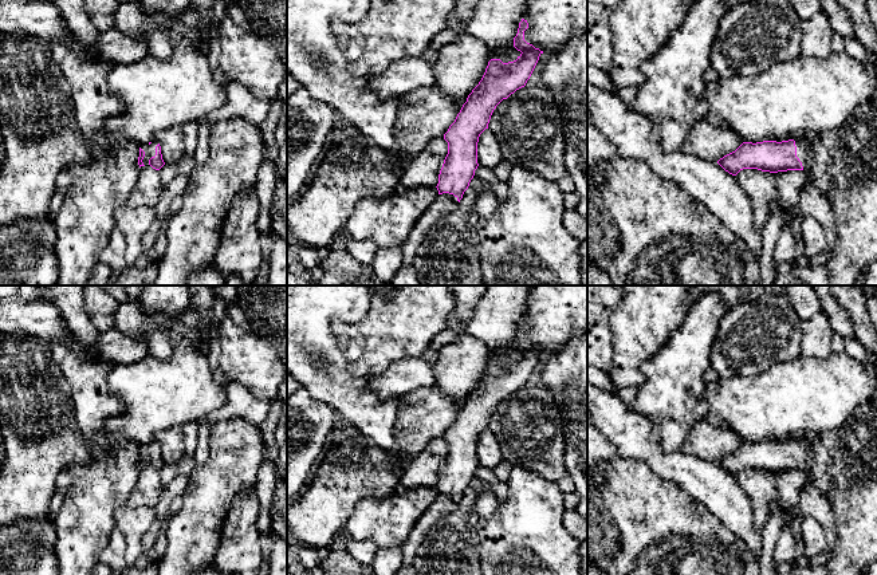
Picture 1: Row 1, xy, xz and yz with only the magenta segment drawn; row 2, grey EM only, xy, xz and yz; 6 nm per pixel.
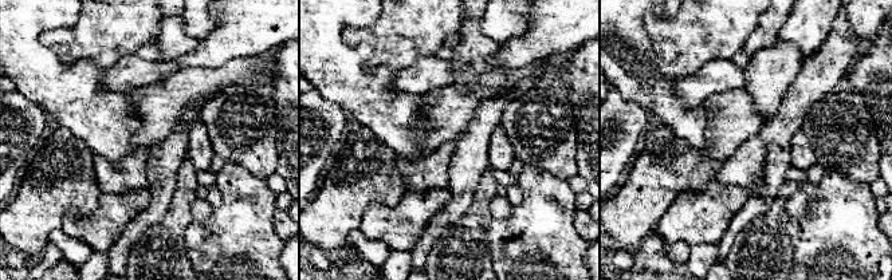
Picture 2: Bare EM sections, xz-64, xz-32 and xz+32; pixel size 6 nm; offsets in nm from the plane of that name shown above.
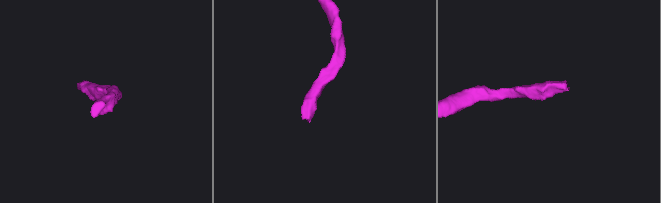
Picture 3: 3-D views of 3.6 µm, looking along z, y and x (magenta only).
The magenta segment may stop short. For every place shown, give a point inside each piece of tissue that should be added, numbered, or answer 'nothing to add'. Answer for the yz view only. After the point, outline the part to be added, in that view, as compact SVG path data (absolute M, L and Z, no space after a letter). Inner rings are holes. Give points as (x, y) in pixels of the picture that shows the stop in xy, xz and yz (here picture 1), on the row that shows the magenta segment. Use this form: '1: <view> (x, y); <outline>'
1: yz (803, 148); M795 141L795 146L797 146L797 157L802 162L803 170L806 170L811 164L810 158L811 145L806 141Z

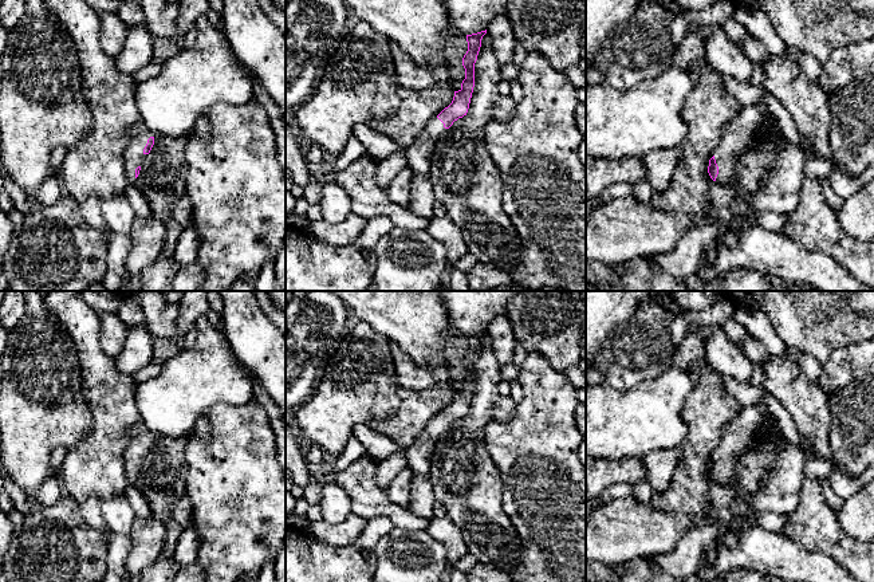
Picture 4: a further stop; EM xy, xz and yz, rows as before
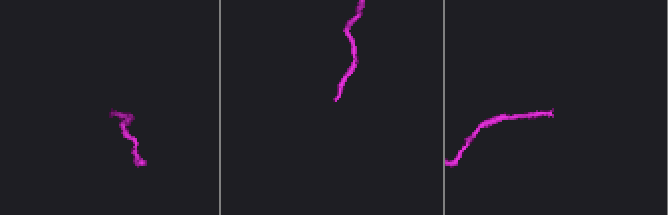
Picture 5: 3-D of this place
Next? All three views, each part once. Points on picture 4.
1: yz (744, 130); M755 103L740 107L737 115L724 126L714 153L719 166L716 182L724 185L737 173L740 156L761 141L764 125L772 118L765 105Z

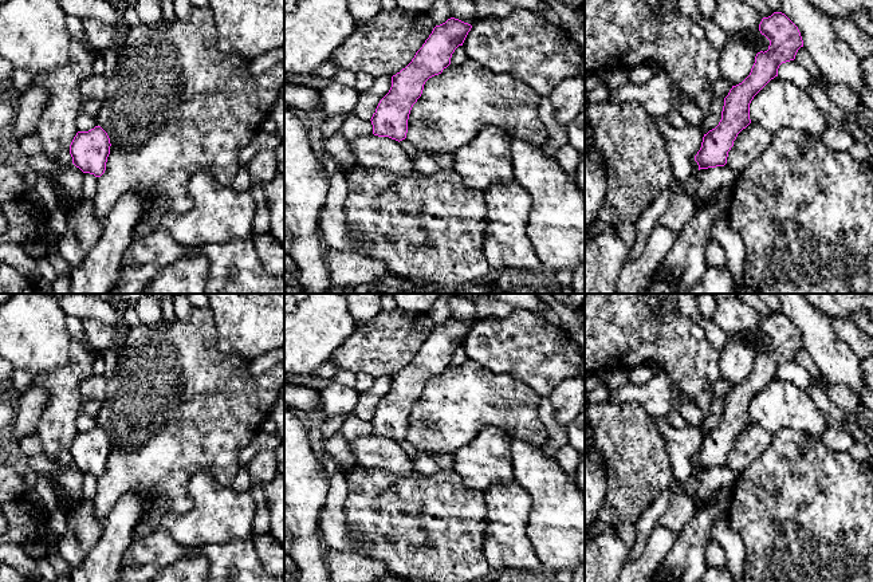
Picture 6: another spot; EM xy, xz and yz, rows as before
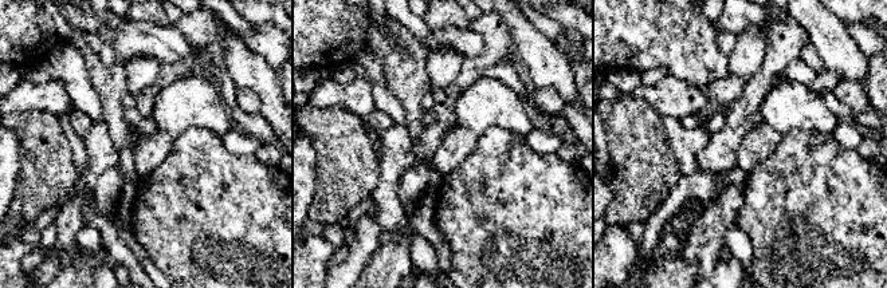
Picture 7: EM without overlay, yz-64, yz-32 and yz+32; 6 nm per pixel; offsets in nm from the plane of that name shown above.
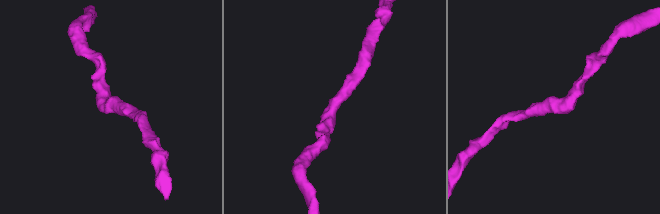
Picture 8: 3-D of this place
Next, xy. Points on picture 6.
nothing to add

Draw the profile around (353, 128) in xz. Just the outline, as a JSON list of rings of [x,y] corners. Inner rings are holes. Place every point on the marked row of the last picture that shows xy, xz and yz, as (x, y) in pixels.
[[[350,114],[339,129],[341,135],[350,145],[353,141],[361,137],[366,137],[373,133],[371,121],[358,118],[355,114]]]

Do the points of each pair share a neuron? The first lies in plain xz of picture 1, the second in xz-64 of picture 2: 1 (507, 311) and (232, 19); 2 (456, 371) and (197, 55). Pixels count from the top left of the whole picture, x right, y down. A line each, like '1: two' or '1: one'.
1: two
2: two

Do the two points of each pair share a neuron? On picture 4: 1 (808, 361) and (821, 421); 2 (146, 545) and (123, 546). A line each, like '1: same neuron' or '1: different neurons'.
1: different neurons
2: different neurons

